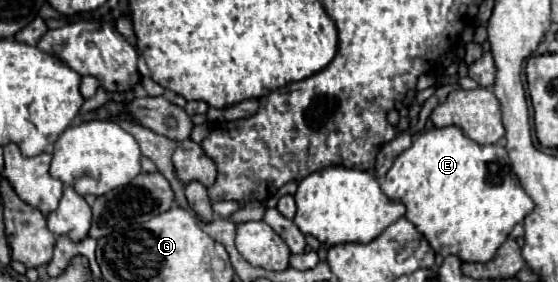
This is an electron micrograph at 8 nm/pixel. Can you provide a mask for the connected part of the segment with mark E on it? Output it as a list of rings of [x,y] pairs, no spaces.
[[[457,126],[419,134],[411,148],[397,156],[381,182],[381,190],[407,206],[405,218],[417,226],[437,254],[455,254],[463,262],[491,260],[513,226],[535,210],[535,202],[511,170],[505,146],[499,142],[481,146]]]

